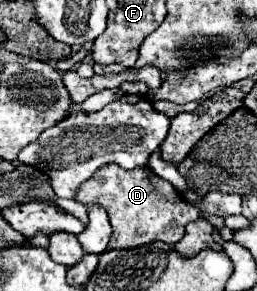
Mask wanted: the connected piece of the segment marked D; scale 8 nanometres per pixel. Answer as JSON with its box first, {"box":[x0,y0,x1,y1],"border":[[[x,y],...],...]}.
{"box":[77,165,199,249],"border":[[[105,165],[81,185],[77,201],[105,207],[113,227],[109,249],[133,249],[157,239],[175,245],[185,235],[185,225],[199,217],[199,211],[185,203],[183,195],[167,181],[159,179],[149,167],[125,171],[119,165]]]}

